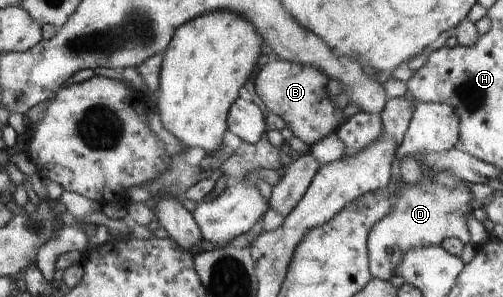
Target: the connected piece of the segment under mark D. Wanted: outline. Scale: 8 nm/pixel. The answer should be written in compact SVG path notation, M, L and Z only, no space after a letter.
M436 170L432 177L424 176L418 183L405 183L401 185L397 198L392 199L391 208L371 228L367 237L369 272L374 278L381 280L395 280L396 270L402 261L403 255L416 248L440 246L445 239L460 239L463 244L470 242L468 231L468 215L473 214L474 209L470 204L472 191L468 183L457 178L448 170Z

